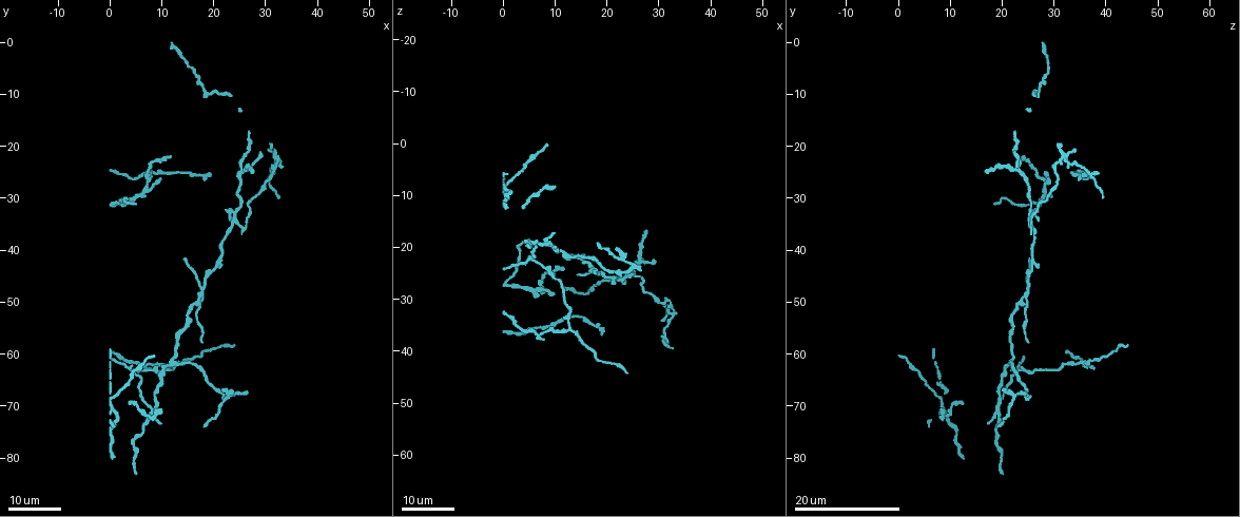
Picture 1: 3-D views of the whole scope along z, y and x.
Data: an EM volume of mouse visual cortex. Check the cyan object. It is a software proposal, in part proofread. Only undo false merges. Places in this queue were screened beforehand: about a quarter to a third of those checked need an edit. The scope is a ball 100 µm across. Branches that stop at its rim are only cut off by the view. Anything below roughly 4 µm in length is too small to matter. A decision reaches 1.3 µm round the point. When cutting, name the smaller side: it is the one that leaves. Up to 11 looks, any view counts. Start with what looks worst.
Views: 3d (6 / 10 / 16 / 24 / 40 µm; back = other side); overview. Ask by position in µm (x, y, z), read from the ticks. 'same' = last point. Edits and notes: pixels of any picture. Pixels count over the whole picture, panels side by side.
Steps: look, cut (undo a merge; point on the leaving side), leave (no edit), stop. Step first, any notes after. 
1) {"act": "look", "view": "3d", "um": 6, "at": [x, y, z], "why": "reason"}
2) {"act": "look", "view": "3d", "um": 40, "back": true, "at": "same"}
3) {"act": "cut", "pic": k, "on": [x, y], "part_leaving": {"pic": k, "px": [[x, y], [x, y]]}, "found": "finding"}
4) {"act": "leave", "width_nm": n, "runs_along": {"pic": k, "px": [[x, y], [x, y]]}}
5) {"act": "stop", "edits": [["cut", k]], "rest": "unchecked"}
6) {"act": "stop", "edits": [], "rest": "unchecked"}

{"act": "look", "view": "3d", "um": 24, "at": [17.5, 47.5, 25.0], "why": "three-way junction"}

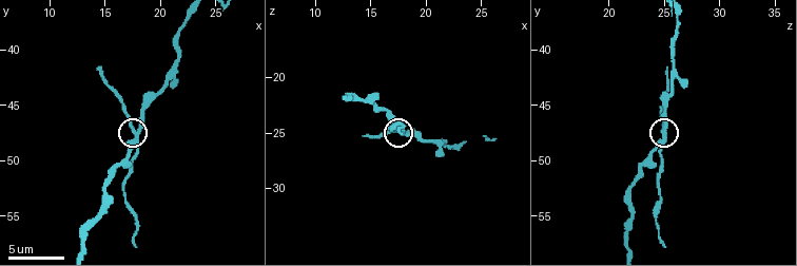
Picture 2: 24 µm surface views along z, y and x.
{"act": "look", "view": "3d", "um": 6, "at": "same"}

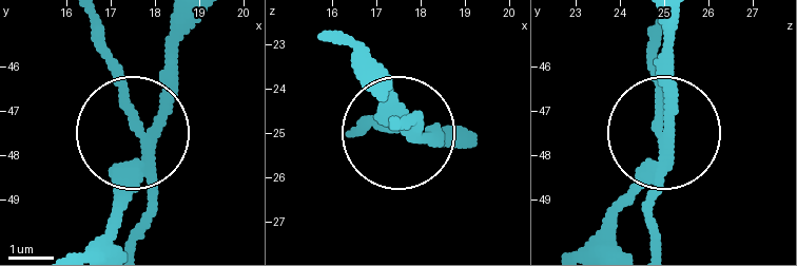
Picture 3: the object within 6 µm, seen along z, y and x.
{"act": "cut", "pic": 3, "on": [142, 226], "width_nm": 190, "part_leaving": {"pic": 3, "px": [[662, 158], [650, 246]]}, "found": "two neurons meet here"}

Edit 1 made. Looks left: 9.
{"act": "look", "view": "3d", "um": 24, "at": [26.0, 25.0, 23.5]}

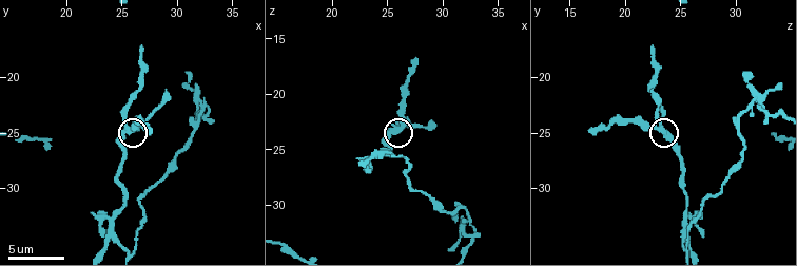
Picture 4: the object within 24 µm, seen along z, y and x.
{"act": "look", "view": "3d", "um": 6, "at": [25.8, 24.6, 23.0]}

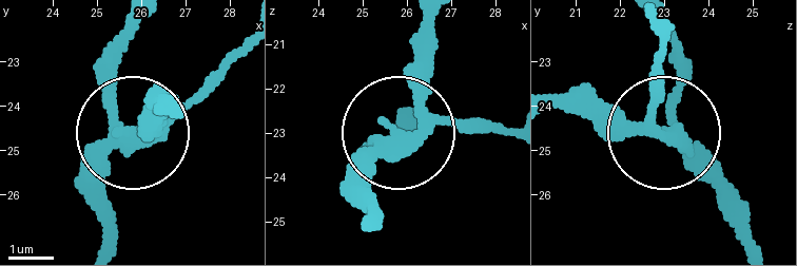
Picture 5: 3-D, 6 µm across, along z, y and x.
{"act": "leave", "runs_along": {"pic": 5, "px": [[743, 240], [727, 194], [682, 149], [558, 107]]}, "found": "continuous, no second neuron"}

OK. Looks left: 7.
{"act": "look", "view": "3d", "um": 16, "at": [13.0, 61.5, 35.5], "why": "arms part here"}

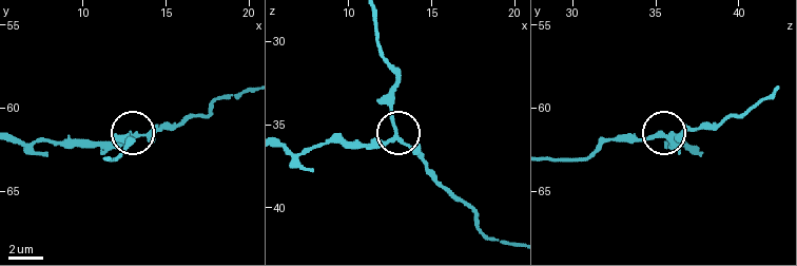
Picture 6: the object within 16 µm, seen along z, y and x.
{"act": "look", "view": "3d", "um": 10, "at": [12.8, 62.0, 35.9]}

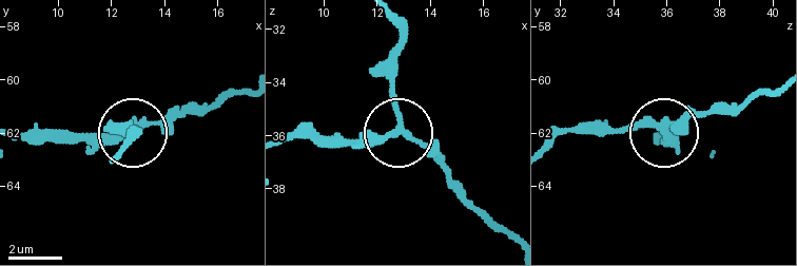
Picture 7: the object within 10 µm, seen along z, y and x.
{"act": "cut", "pic": 7, "on": [172, 119], "part_leaving": {"pic": 7, "px": [[663, 128], [563, 128], [550, 135]]}, "found": "a second neuron is stuck on"}

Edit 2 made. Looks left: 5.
{"act": "look", "view": "overview", "why": "see it whole again"}

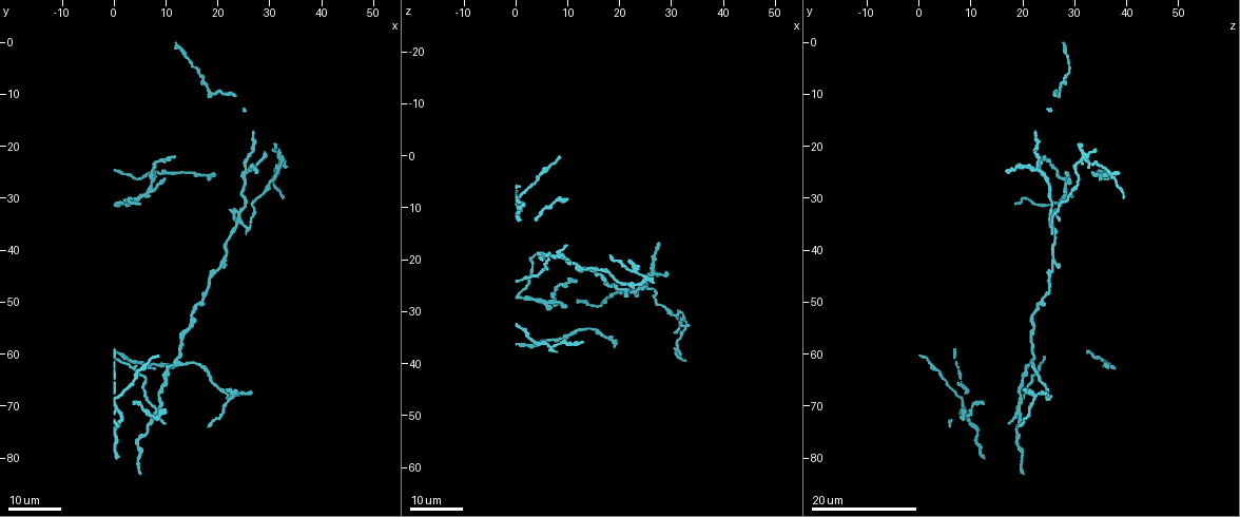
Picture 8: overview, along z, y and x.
{"act": "look", "view": "3d", "um": 16, "at": [0.5, 68.5, 8.0], "why": "a fork"}

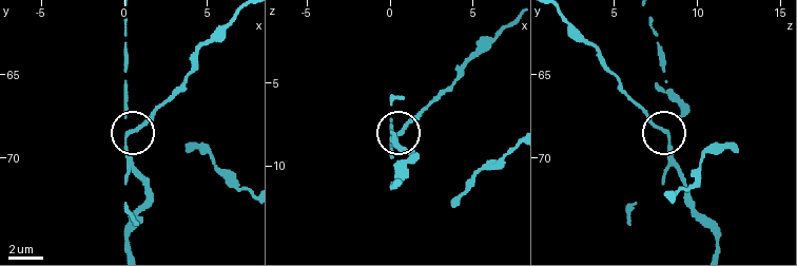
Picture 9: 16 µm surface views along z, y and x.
{"act": "look", "view": "3d", "um": 6, "at": [0.5, 68.3, 8.3]}

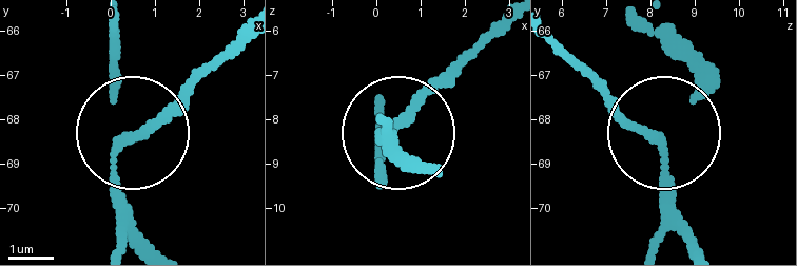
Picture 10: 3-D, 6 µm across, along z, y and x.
{"act": "cut", "pic": 10, "on": [164, 120], "side_arm_um": 11, "part_leaving": {"pic": 10, "px": [[119, 148], [240, 27]]}, "found": "two neurons meet here"}

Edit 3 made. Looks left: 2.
{"act": "look", "view": "3d", "um": 16, "at": [0.5, 31.0, 27.0], "why": "calibre changes"}

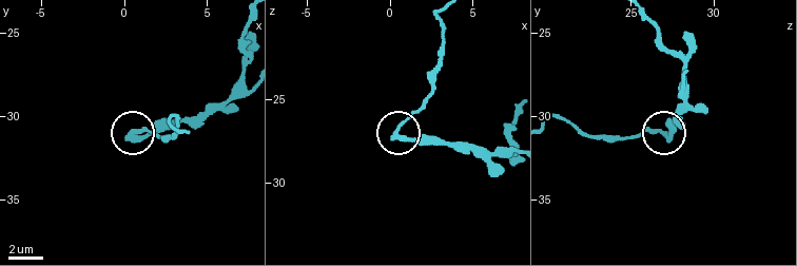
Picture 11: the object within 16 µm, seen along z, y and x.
{"act": "look", "view": "3d", "um": 6, "at": [0.6, 31.2, 27.1], "why": "zoom in"}

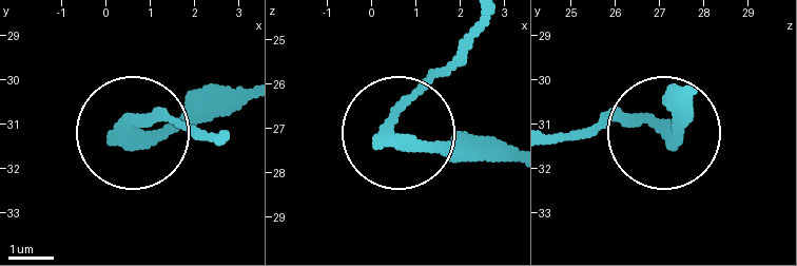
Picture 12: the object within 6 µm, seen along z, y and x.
{"act": "cut", "pic": 12, "on": [166, 114], "part_leaving": {"pic": 12, "px": [[122, 128], [168, 120], [210, 139]]}, "found": "two neurons meet here"}

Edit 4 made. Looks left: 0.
{"act": "stop", "edits": [["cut", 3], ["cut", 7], ["cut", 10], ["cut", 12]], "rest": "unchecked"}

